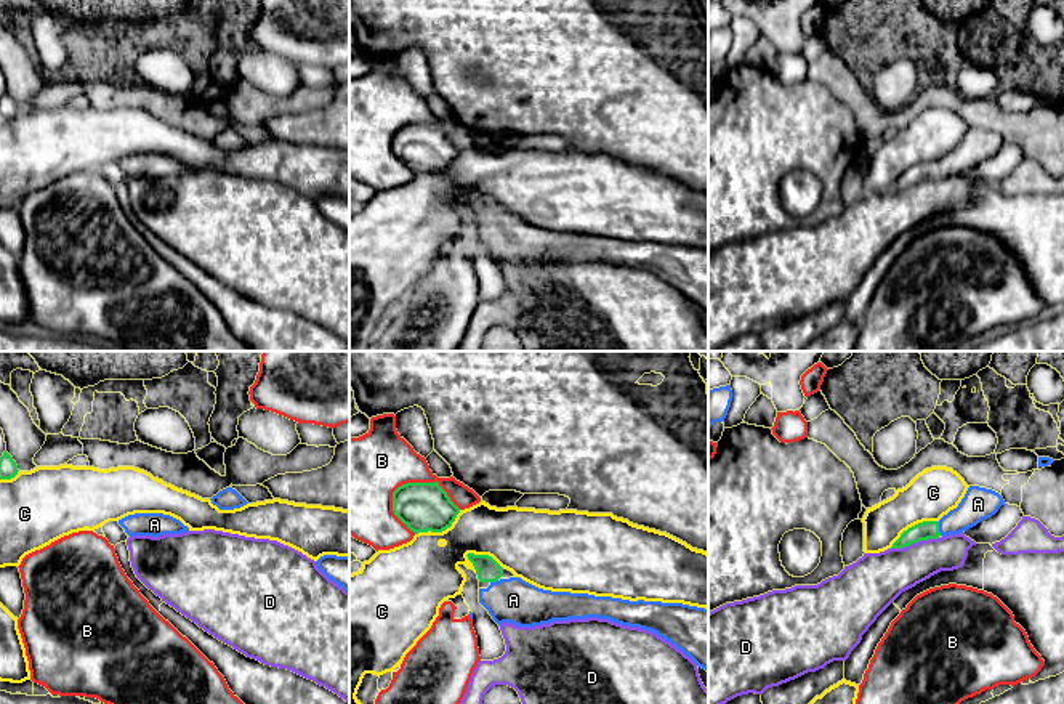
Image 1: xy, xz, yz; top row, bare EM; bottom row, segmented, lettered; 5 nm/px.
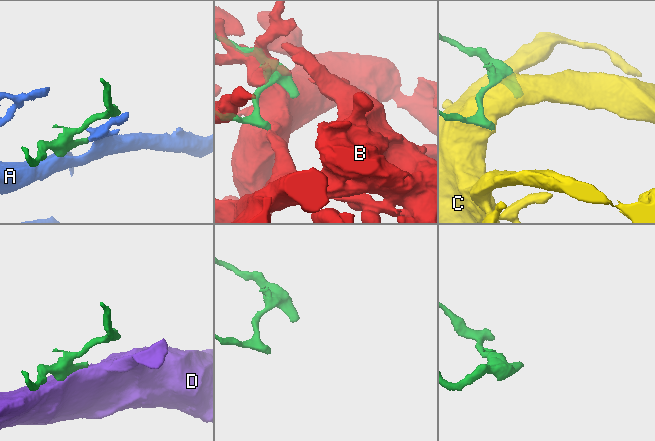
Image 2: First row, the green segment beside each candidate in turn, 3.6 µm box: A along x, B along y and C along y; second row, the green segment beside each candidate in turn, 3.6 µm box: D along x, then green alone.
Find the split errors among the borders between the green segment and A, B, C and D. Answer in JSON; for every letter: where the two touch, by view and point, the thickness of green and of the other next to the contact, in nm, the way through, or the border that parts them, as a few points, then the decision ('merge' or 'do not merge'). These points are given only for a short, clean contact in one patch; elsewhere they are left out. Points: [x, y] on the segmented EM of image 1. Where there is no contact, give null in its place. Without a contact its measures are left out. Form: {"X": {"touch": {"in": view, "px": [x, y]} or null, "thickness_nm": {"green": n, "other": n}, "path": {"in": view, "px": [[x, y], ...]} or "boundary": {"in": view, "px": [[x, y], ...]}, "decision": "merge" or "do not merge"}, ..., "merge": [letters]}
{"A": {"touch": {"in": "yz", "px": [938, 528]}, "thickness_nm": {"green": 100, "other": 160}, "path": {"in": "yz", "px": [[928, 530], [938, 528], [954, 523], [978, 504]]}, "decision": "merge"}, "B": {"touch": {"in": "xz", "px": [428, 483]}, "thickness_nm": {"green": 240, "other": 280}, "decision": "do not merge"}, "C": {"touch": {"in": "xz", "px": [484, 555]}, "thickness_nm": {"green": 120, "other": 360}, "decision": "do not merge"}, "D": {"touch": {"in": "yz", "px": [915, 542]}, "thickness_nm": {"green": 100, "other": 260}, "decision": "do not merge"}, "merge": ["A"]}

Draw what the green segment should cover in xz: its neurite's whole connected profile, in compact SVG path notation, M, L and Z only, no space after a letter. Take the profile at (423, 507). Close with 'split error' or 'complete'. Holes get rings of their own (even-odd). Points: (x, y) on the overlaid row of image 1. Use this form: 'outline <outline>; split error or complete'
outline M407 483L393 492L394 515L415 534L442 532L452 526L460 508L439 483Z; complete

